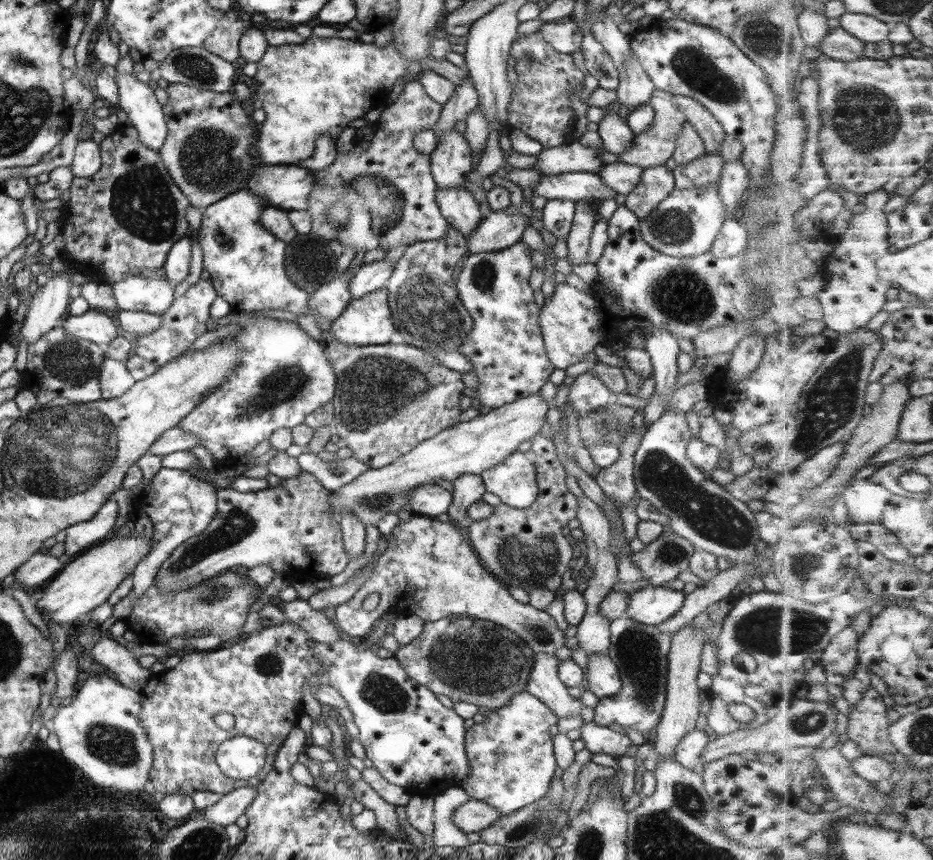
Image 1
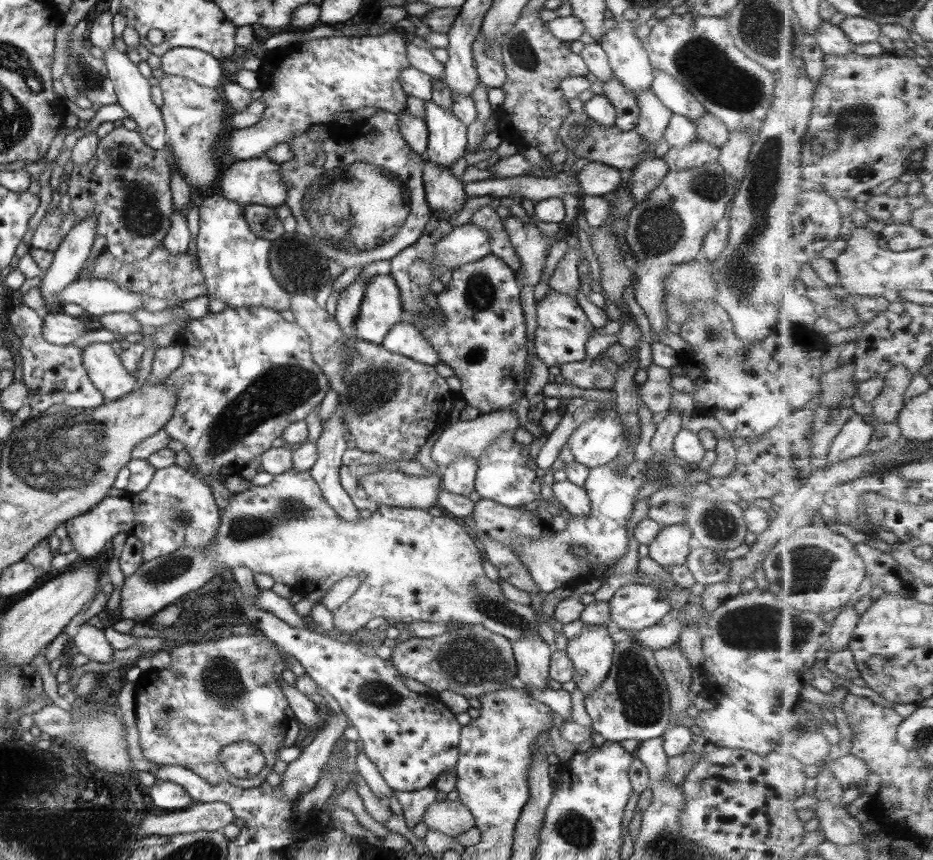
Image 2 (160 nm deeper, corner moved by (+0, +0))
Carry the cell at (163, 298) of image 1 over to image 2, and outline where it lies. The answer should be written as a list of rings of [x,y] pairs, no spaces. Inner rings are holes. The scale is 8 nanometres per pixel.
[[[75,279],[57,292],[60,306],[73,304],[81,307],[91,316],[103,314],[130,313],[143,308],[143,297],[129,293],[121,286],[103,279]]]

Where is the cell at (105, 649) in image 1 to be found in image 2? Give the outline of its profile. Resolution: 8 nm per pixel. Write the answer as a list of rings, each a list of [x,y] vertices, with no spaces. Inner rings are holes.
[[[83,623],[69,640],[74,653],[83,654],[87,660],[110,662],[112,648],[109,646],[103,631],[95,626]]]

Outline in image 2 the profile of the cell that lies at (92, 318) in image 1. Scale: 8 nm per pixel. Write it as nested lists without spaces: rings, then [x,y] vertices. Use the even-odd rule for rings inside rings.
[[[51,312],[49,314],[43,313],[41,314],[42,324],[41,324],[41,337],[43,337],[43,341],[47,341],[47,343],[59,347],[67,346],[74,342],[78,338],[84,336],[88,332],[92,332],[86,328],[81,320],[78,318],[73,318],[71,316],[65,315],[62,312]]]

